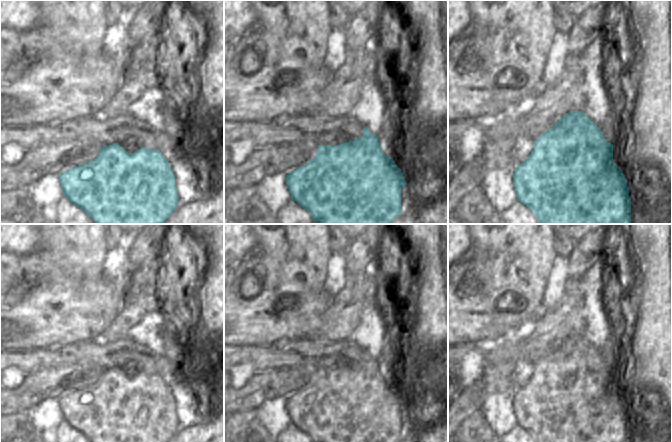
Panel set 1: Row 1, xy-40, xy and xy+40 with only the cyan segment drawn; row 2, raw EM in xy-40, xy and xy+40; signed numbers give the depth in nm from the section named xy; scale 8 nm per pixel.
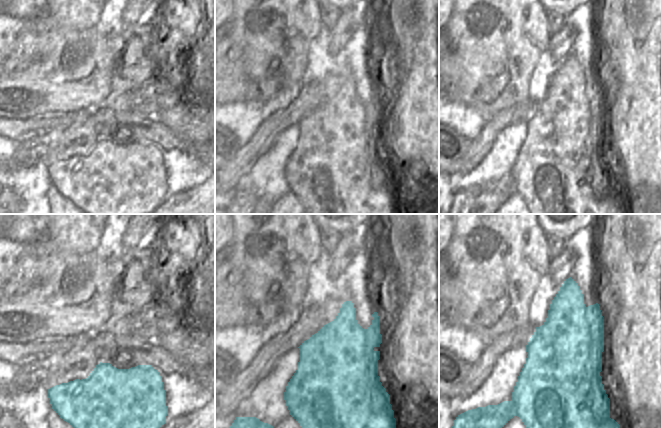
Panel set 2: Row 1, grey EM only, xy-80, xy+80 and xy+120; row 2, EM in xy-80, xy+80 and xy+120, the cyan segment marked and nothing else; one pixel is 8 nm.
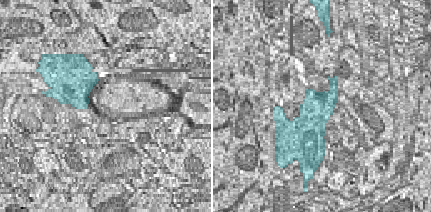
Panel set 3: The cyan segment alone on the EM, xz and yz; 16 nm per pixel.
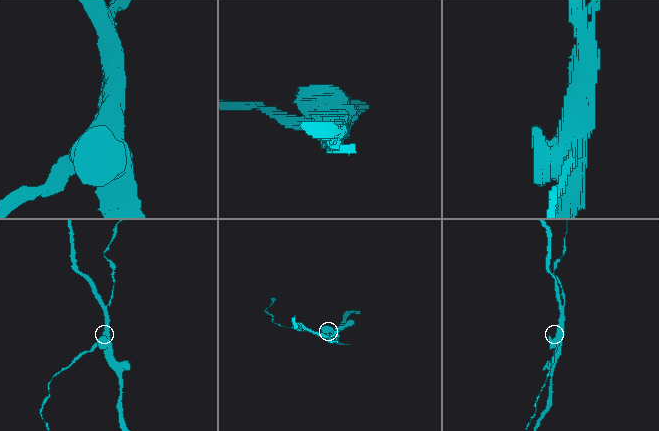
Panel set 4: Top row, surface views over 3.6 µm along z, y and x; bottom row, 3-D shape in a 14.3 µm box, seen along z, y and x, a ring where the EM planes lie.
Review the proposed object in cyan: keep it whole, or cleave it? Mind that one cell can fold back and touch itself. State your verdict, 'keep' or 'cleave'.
cleave

